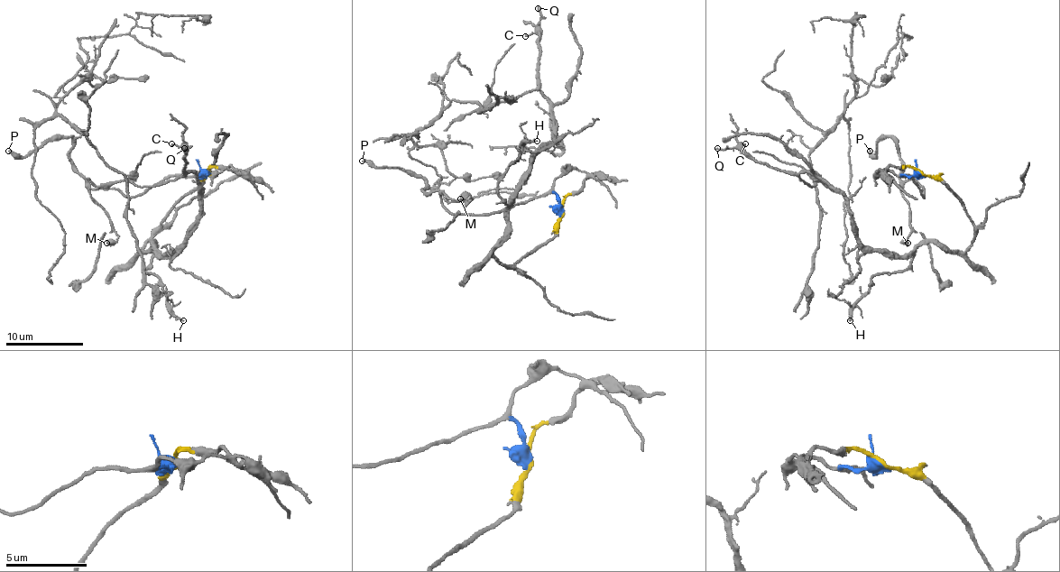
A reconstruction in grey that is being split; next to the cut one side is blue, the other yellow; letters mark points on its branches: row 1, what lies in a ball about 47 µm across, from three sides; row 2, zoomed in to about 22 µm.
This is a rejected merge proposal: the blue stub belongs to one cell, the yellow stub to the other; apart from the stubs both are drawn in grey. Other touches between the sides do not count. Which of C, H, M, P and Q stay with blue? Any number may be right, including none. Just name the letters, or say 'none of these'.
M, P

